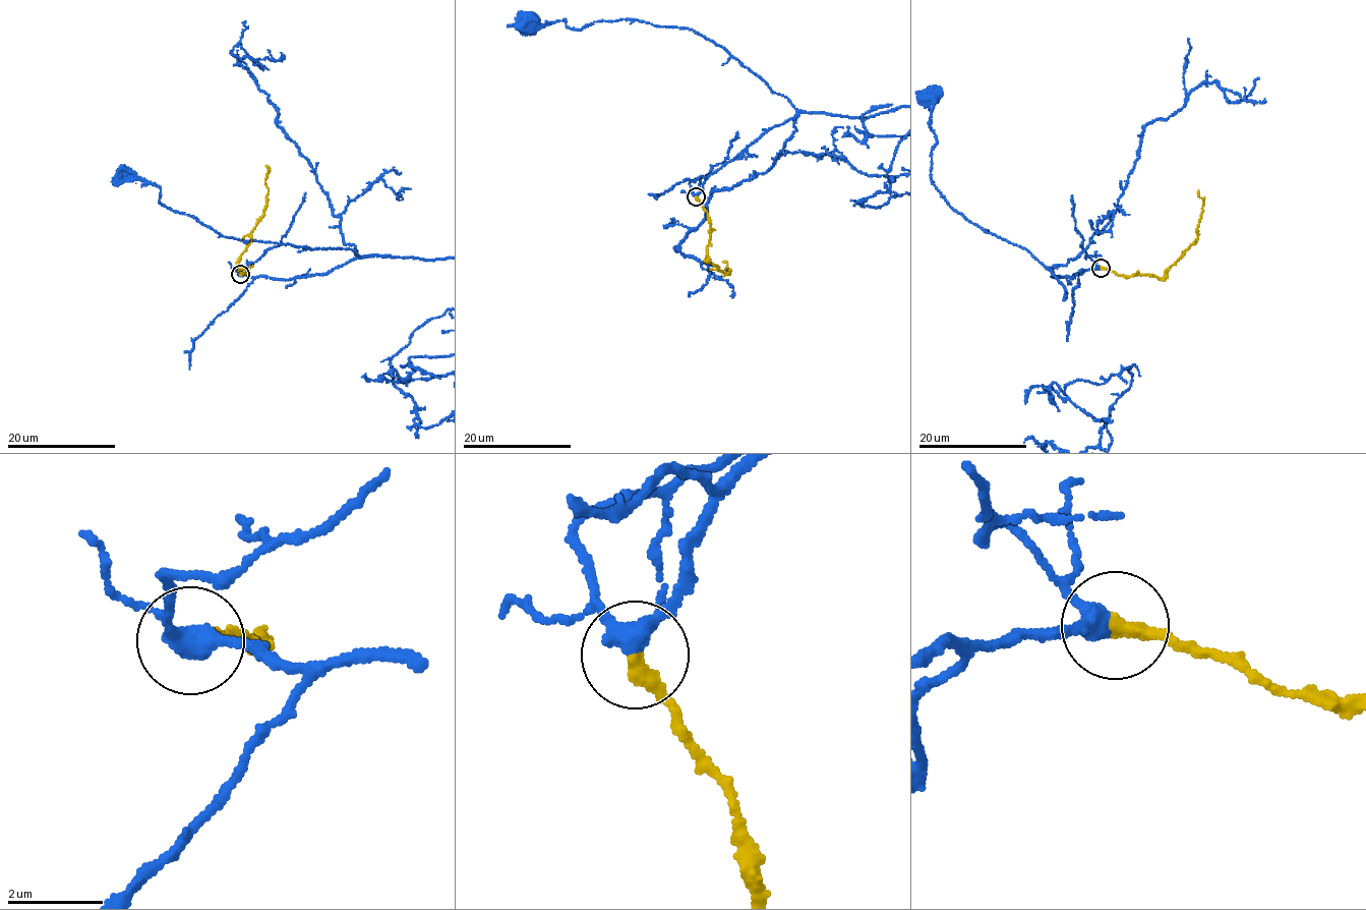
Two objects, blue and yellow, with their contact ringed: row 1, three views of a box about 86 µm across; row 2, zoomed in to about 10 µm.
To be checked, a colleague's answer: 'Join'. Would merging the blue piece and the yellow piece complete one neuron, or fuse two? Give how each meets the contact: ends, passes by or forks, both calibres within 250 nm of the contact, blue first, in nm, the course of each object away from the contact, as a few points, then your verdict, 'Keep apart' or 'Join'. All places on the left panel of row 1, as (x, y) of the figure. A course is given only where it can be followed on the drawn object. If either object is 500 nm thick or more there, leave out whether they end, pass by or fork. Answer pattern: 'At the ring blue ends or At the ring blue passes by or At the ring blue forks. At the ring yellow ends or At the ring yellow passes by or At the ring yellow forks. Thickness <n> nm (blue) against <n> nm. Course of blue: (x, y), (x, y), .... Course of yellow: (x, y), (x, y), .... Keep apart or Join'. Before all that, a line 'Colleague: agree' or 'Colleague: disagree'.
Colleague: agree
At the ring blue passes by. At the ring yellow ends. Thickness 380 nm (blue) against 360 nm. Course of blue: (241, 274), (320, 275), (359, 256), (221, 236), (166, 208), (158, 186), (126, 176). Course of yellow: (241, 274), (248, 275), (244, 267), (240, 269), (238, 260), (263, 214), (269, 191), (265, 165). Join

